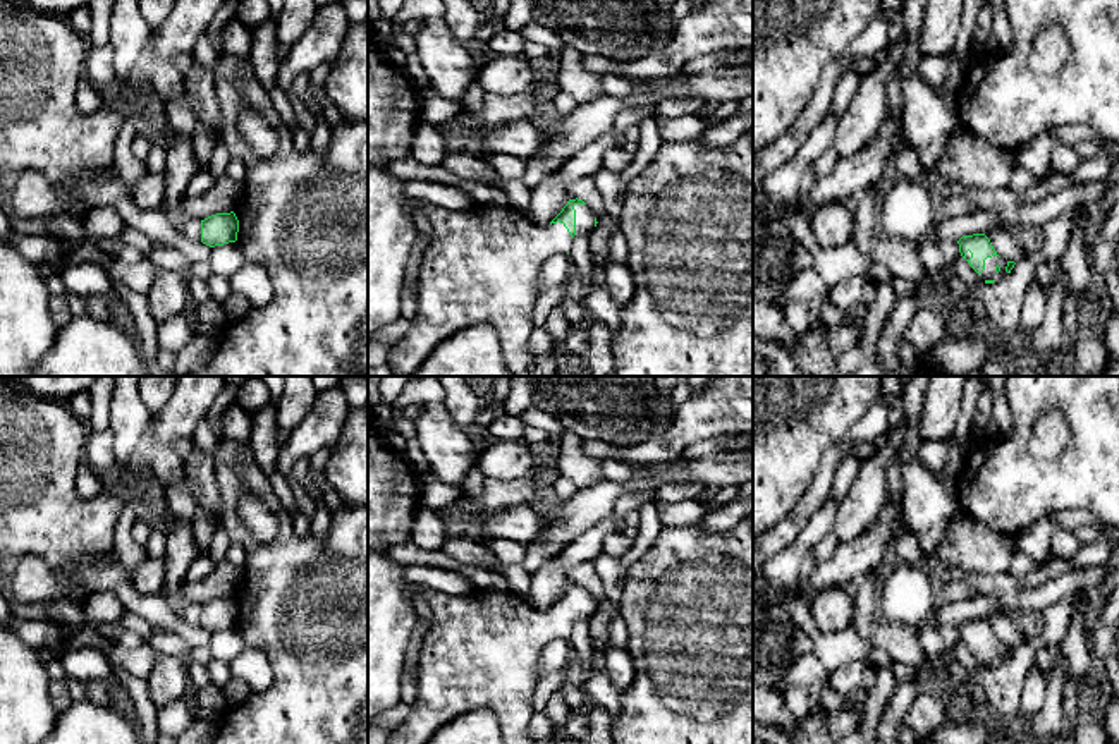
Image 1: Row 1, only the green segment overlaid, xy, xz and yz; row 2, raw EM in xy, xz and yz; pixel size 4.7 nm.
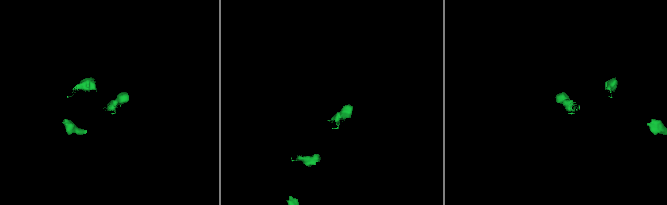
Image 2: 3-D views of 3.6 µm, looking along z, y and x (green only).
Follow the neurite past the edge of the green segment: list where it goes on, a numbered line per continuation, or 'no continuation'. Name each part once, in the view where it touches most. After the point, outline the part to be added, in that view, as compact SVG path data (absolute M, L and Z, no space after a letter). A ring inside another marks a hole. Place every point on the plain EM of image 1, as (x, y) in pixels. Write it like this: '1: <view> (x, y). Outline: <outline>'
1: xz (585, 603). Outline: M574 589L576 619L590 619L595 612L595 598L588 589Z

